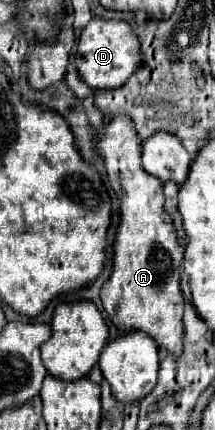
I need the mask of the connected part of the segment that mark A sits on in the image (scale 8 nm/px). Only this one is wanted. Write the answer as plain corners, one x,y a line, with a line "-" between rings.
118,116
114,122
104,124
96,140
96,148
108,170
108,180
122,202
122,222
114,248
114,272
100,296
116,328
122,332
142,330
150,334
160,348
178,358
182,354
182,314
186,304
180,290
184,248
178,244
170,214
164,212
162,182
142,170
140,144
138,134
134,134
134,124
126,116

